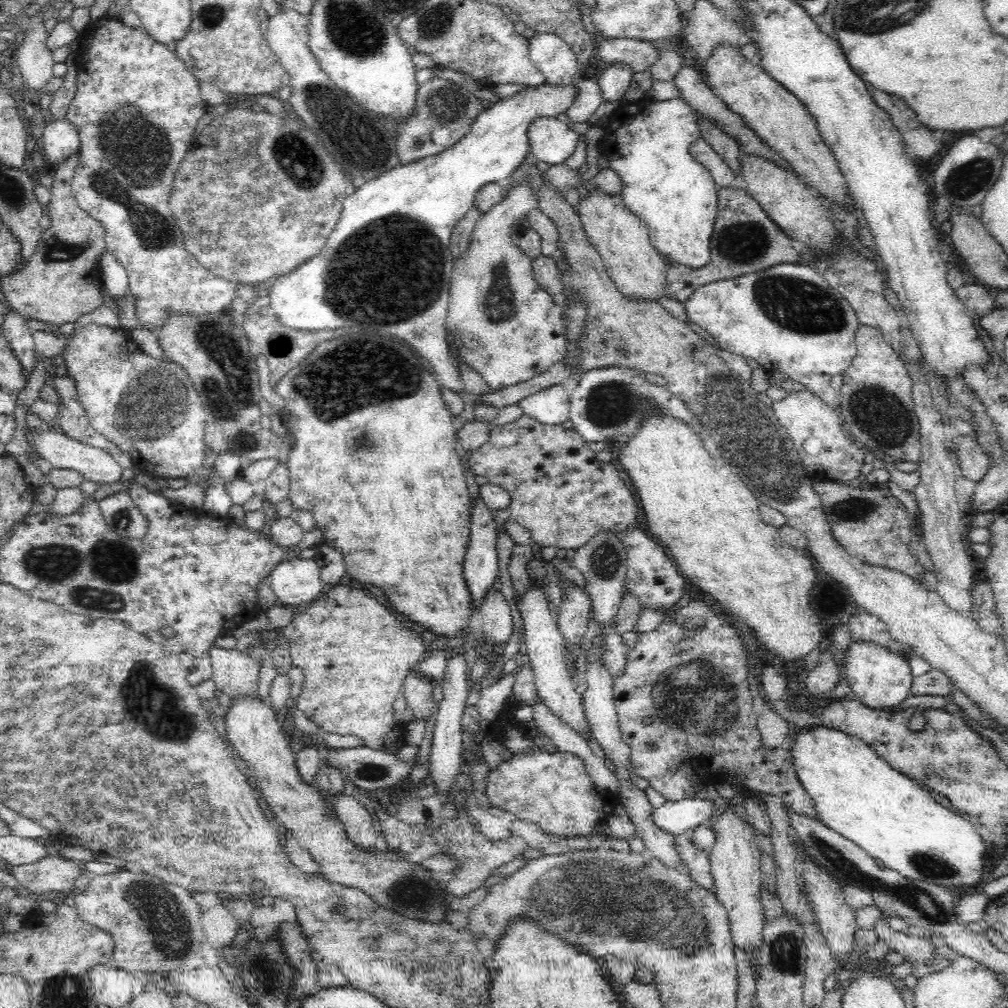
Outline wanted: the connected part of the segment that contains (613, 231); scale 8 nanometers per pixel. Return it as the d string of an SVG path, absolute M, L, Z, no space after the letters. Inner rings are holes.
M597 187L595 191L588 194L586 198L581 199L576 210L577 216L582 222L583 230L589 241L602 258L605 270L610 275L612 282L626 298L643 298L643 300L652 300L659 303L660 296L667 296L667 264L664 257L652 246L646 224L624 207L621 195L610 195Z

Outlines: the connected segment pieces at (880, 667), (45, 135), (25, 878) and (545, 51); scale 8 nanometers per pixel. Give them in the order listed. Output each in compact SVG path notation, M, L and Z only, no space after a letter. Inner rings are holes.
M853 642L843 662L843 678L848 681L852 698L874 710L896 708L910 697L913 677L905 654L894 654L876 643Z
M66 117L47 120L39 135L49 166L55 167L79 150L78 129Z
M50 855L32 864L14 865L12 870L19 884L38 895L50 890L70 892L74 890L76 878L84 872L79 863Z
M536 32L529 39L529 57L550 85L573 84L579 77L578 61L568 43L548 32Z

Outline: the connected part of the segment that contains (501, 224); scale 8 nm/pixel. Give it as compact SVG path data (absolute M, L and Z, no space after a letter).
M526 183L511 186L505 198L491 210L482 213L467 252L455 260L449 290L446 318L448 334L454 336L459 359L480 373L490 390L530 380L544 372L567 353L568 335L563 307L556 305L546 290L539 287L532 269L532 260L523 254L511 238L511 227L539 206L539 201Z

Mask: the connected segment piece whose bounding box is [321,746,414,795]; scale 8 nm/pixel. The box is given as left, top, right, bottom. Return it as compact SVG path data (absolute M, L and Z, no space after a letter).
M366 746L344 749L326 747L321 754L322 762L341 770L347 780L353 782L358 789L369 795L381 788L391 788L396 782L408 776L414 764L414 761L406 763L401 761L397 755L390 755L384 751L376 751Z

